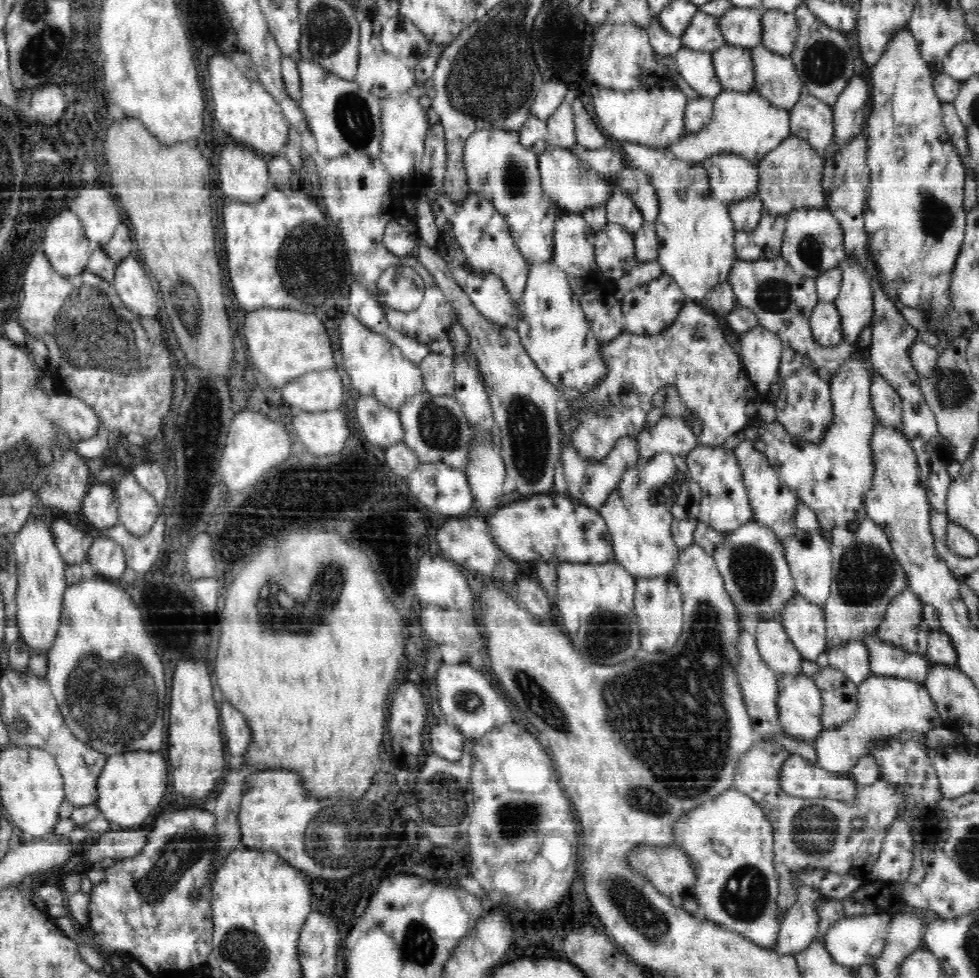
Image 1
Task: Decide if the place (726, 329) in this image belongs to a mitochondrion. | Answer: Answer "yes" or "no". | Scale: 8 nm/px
no

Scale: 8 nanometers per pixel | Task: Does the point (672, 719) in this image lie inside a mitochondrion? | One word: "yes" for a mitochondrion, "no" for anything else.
yes

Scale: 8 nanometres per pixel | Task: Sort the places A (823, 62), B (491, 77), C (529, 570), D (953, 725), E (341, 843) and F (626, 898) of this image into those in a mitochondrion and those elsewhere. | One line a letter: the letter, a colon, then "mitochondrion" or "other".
A: mitochondrion
B: mitochondrion
C: other
D: other
E: mitochondrion
F: mitochondrion

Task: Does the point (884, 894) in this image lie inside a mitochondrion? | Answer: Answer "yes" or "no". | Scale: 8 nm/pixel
no

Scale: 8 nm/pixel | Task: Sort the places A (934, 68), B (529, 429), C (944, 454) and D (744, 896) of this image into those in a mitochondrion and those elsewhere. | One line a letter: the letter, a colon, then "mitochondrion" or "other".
A: other
B: mitochondrion
C: other
D: mitochondrion

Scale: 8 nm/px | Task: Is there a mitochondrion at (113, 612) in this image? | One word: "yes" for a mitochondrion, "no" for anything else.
no

